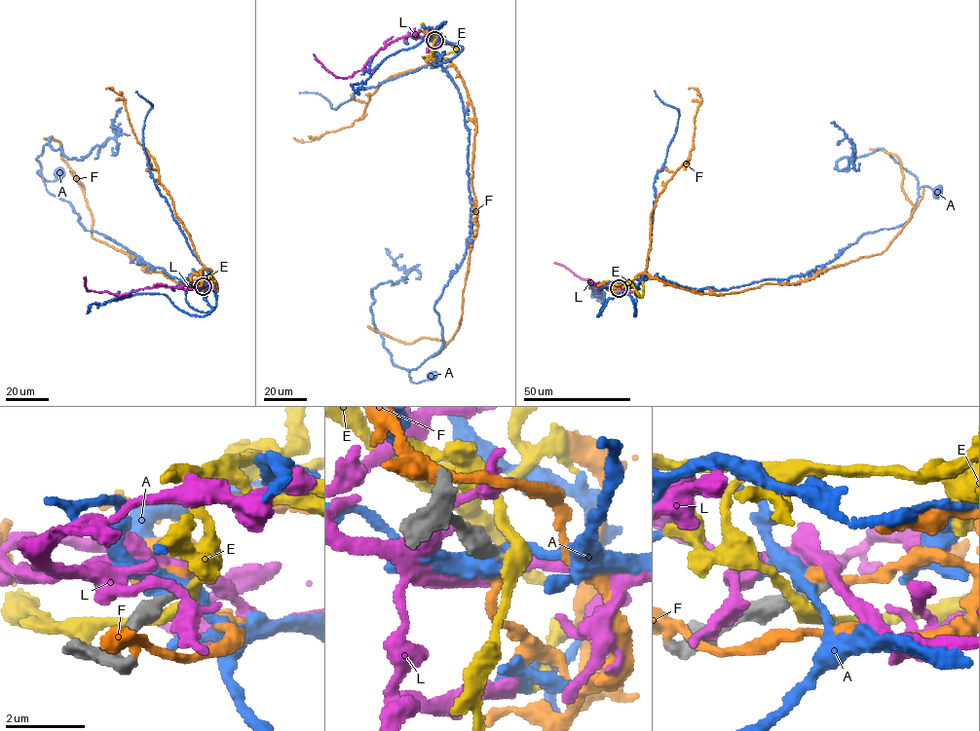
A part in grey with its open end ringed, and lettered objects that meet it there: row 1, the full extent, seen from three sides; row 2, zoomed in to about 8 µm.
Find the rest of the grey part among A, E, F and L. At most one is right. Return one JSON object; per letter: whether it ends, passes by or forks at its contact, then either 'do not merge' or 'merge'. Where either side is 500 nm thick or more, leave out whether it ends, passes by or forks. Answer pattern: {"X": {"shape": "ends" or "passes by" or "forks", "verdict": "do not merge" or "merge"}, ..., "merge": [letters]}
{"A": {"shape": "passes by", "verdict": "do not merge"}, "E": {"shape": "passes by", "verdict": "do not merge"}, "F": {"shape": "passes by", "verdict": "do not merge"}, "L": {"shape": "passes by", "verdict": "do not merge"}, "merge": []}

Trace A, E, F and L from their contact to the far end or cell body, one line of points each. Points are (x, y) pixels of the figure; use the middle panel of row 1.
A: (433, 40), (462, 46), (433, 63), (463, 104), (471, 228), (435, 303), (442, 347), (409, 371), (432, 374)
E: (433, 40), (430, 35), (438, 43), (449, 44), (457, 50), (446, 54)
F: (433, 40), (433, 54), (454, 66), (476, 124), (477, 229), (462, 313), (447, 343), (399, 342), (368, 326)
L: (433, 40), (418, 38), (416, 33), (398, 38), (379, 49), (361, 69), (344, 78), (336, 76), (313, 54)

